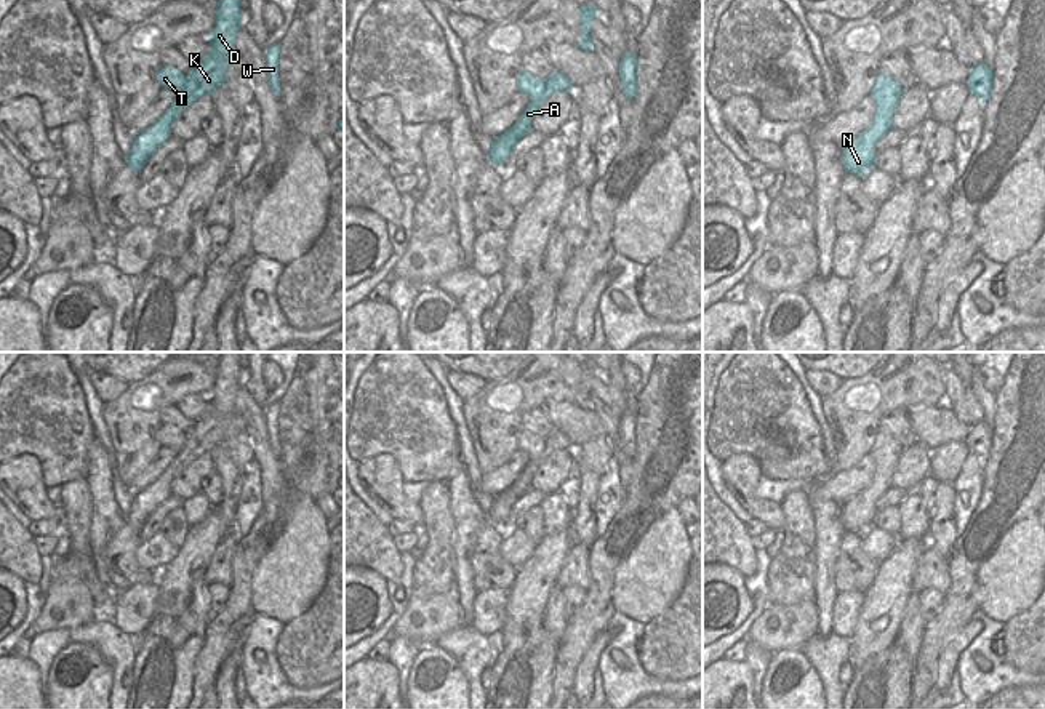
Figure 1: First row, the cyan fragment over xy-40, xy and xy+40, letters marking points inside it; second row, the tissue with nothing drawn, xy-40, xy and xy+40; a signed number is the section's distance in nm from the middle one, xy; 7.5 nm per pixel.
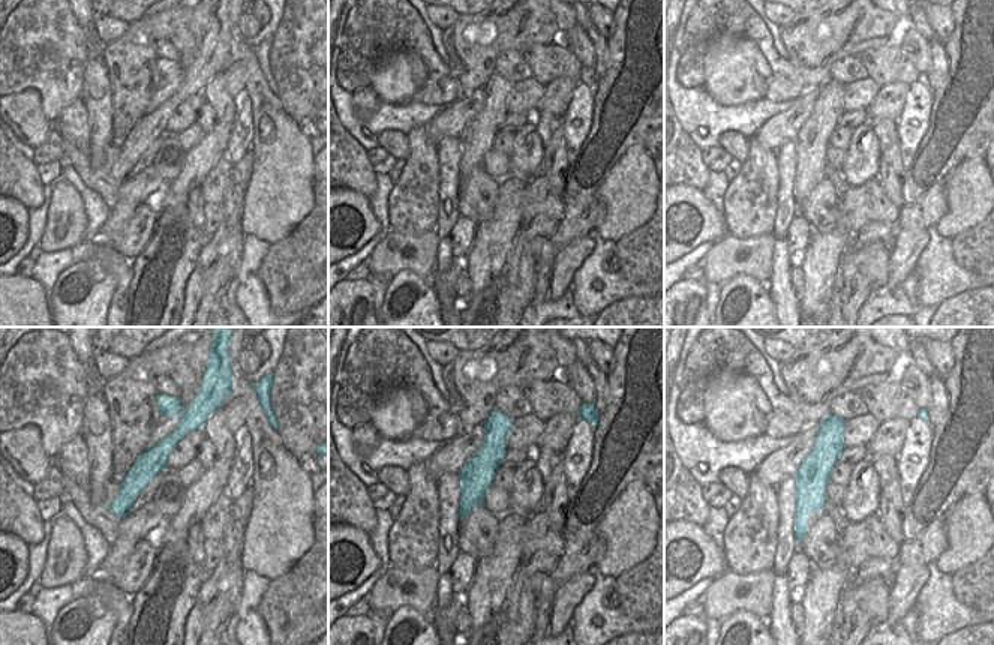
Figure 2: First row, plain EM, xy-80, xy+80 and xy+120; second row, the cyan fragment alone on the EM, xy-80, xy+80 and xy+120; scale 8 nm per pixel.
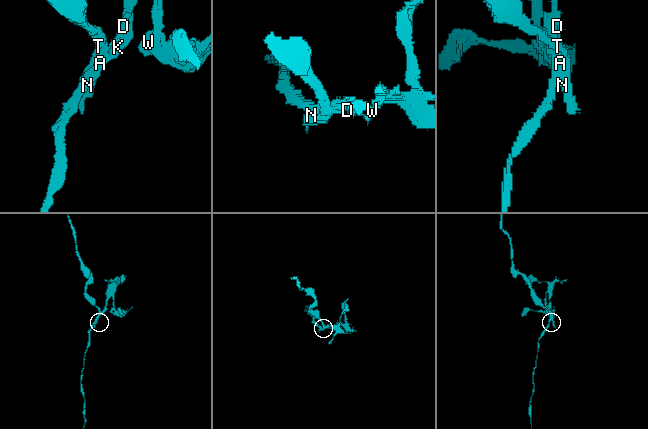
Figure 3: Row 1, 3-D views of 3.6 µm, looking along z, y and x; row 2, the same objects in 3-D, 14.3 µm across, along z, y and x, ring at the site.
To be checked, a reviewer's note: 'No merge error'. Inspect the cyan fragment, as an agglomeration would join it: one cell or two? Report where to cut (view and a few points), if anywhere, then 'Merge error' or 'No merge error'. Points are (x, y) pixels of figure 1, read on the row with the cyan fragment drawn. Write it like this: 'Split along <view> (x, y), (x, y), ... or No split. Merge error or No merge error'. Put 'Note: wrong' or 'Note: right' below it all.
Split along xy (546, 80), (540, 103). Merge error.
Note: wrong

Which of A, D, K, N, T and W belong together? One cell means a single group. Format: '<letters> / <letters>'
A N T / D K W

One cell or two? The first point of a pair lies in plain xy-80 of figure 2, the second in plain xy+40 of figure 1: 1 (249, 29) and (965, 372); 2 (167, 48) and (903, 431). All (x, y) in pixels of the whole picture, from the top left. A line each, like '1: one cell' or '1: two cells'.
1: two cells
2: one cell

